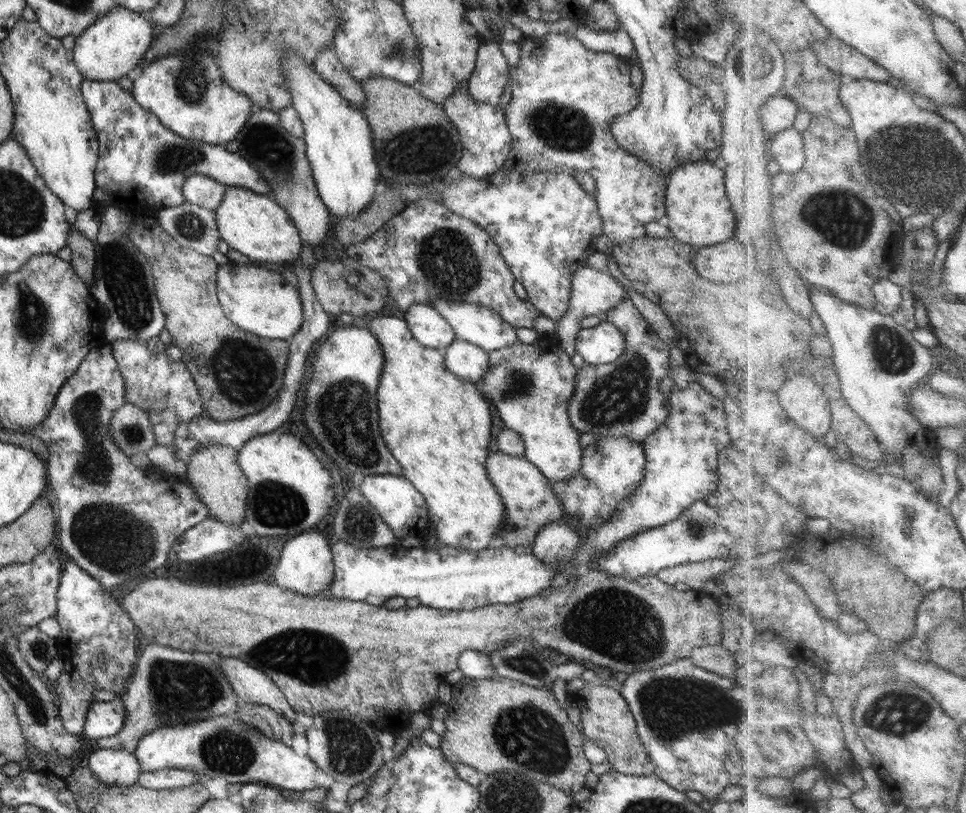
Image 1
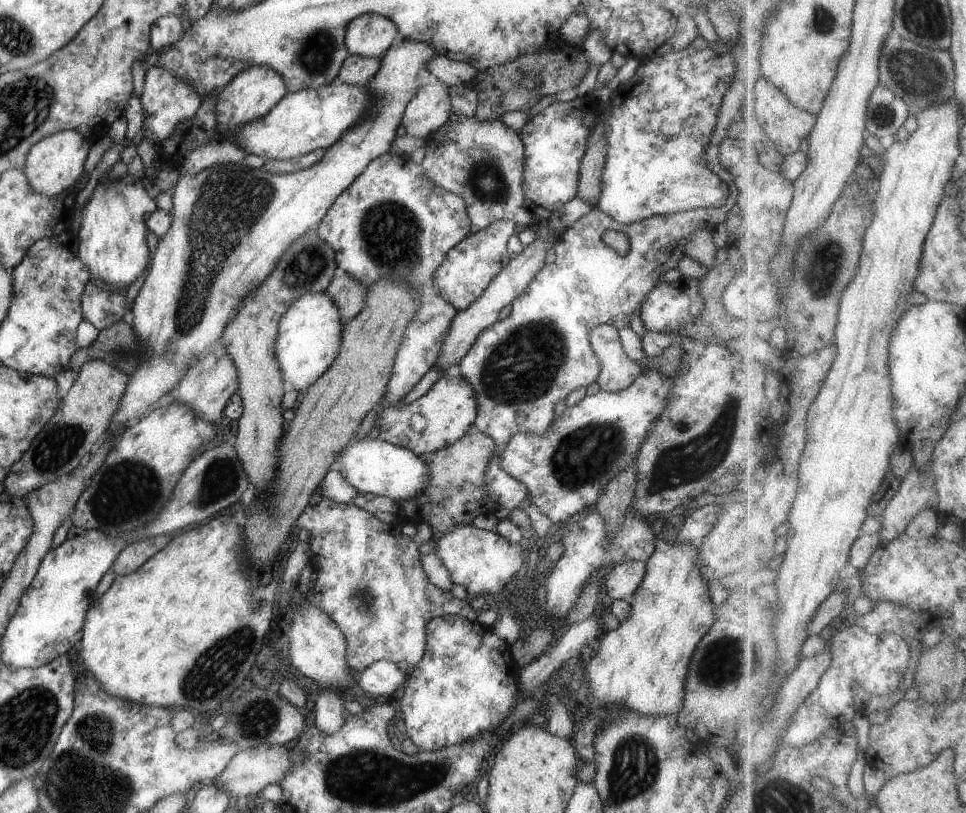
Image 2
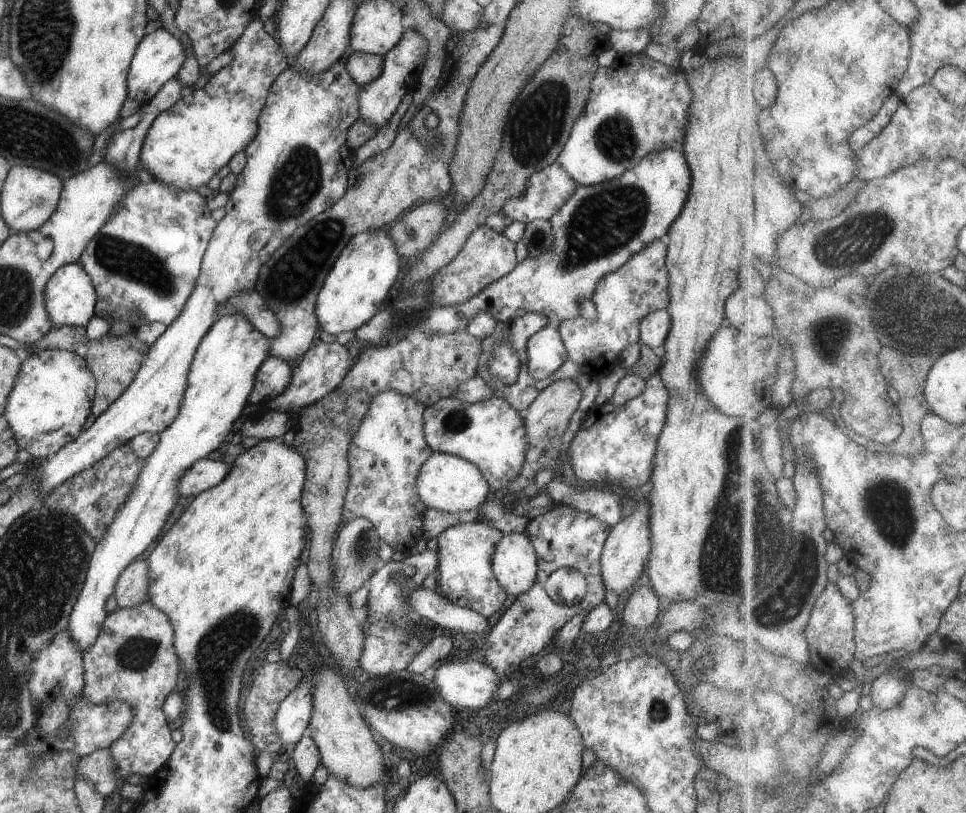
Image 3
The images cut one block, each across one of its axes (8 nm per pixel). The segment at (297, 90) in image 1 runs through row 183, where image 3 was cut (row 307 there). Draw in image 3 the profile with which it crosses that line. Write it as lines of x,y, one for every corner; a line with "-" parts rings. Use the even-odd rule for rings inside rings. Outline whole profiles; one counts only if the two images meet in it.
387,228
364,230
356,236
352,236
333,262
316,297
316,318
318,318
318,324
322,328
324,336
333,339
340,332
347,330
354,332
362,324
368,322
380,309
380,304
386,300
397,274
400,274
400,254
397,254
395,242
388,236

